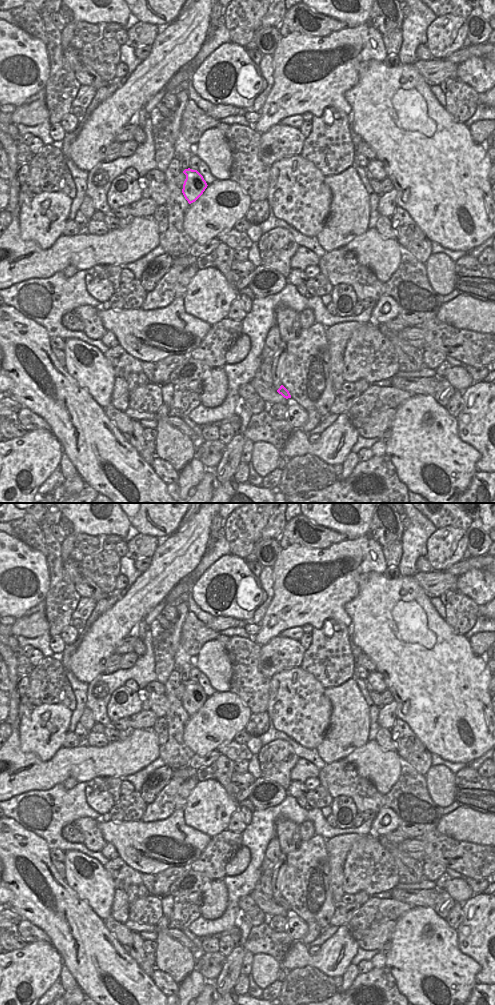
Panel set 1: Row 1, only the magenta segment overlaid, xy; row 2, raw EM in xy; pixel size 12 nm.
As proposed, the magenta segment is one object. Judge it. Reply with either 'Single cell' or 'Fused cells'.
Single cell

